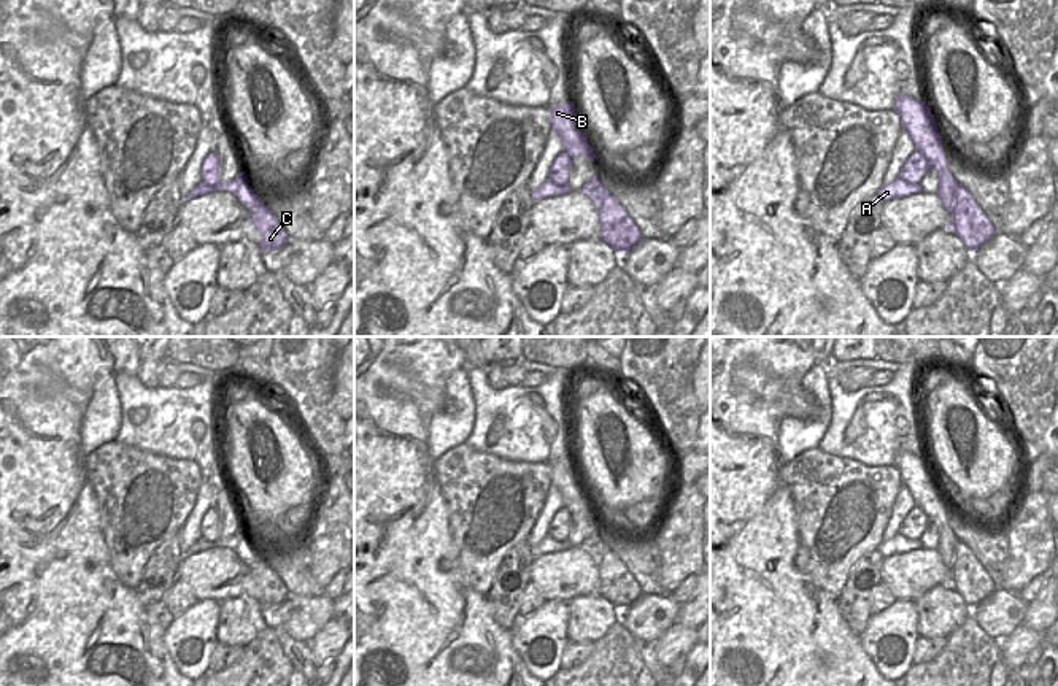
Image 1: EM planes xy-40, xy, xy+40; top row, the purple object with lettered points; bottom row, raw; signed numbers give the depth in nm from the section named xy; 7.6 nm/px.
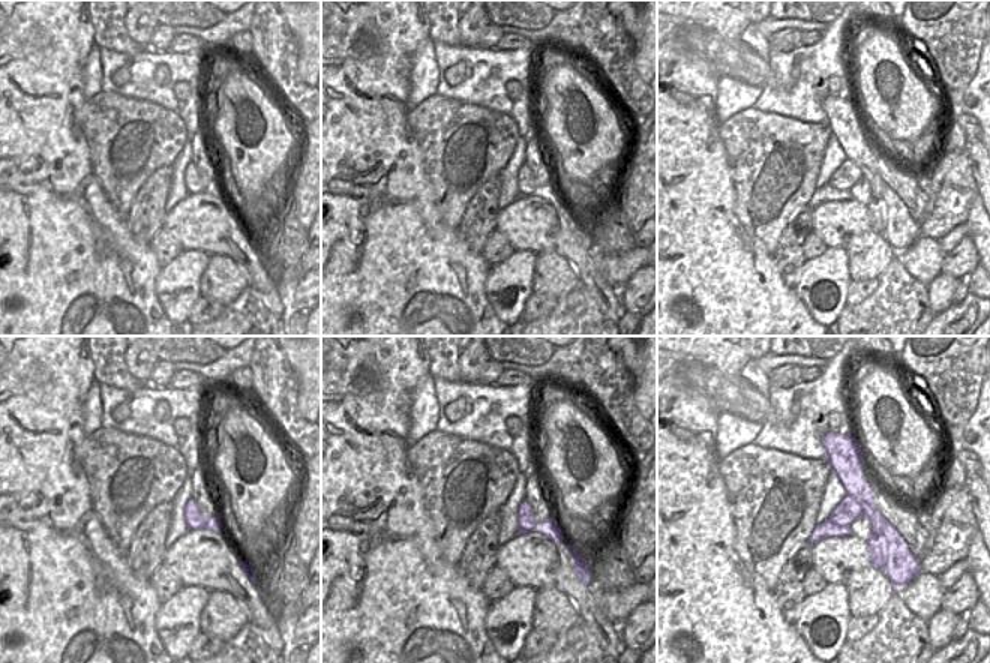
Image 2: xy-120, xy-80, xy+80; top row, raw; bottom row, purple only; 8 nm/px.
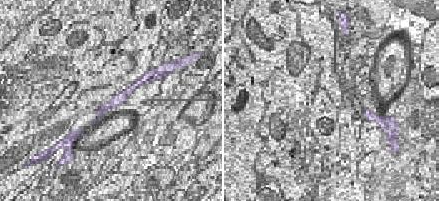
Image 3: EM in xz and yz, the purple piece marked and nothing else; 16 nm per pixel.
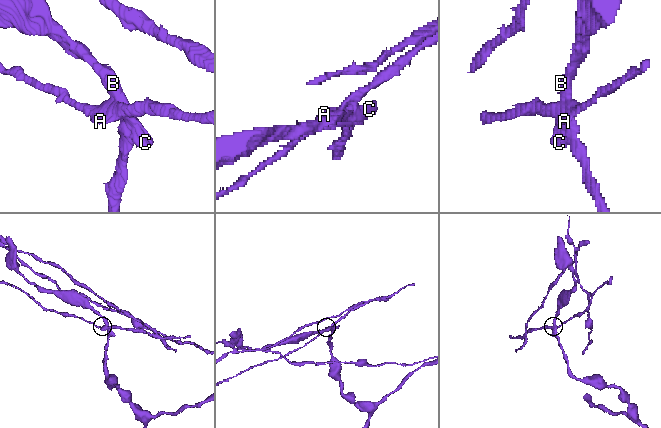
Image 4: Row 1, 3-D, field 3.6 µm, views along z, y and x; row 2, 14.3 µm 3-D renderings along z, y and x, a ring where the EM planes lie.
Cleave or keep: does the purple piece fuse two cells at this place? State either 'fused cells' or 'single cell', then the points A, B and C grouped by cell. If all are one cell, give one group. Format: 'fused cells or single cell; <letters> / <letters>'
fused cells; A C / B

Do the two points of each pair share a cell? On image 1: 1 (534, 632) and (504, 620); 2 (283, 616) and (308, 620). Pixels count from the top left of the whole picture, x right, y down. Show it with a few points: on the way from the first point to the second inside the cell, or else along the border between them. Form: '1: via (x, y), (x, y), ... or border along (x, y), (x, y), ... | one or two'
1: border along (520, 618), (512, 626) | two
2: via (289, 616), (302, 616) | one

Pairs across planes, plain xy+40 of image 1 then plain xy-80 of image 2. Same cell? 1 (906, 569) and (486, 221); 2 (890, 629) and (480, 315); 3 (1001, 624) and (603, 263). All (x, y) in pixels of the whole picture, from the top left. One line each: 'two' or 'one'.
1: two
2: two
3: one

